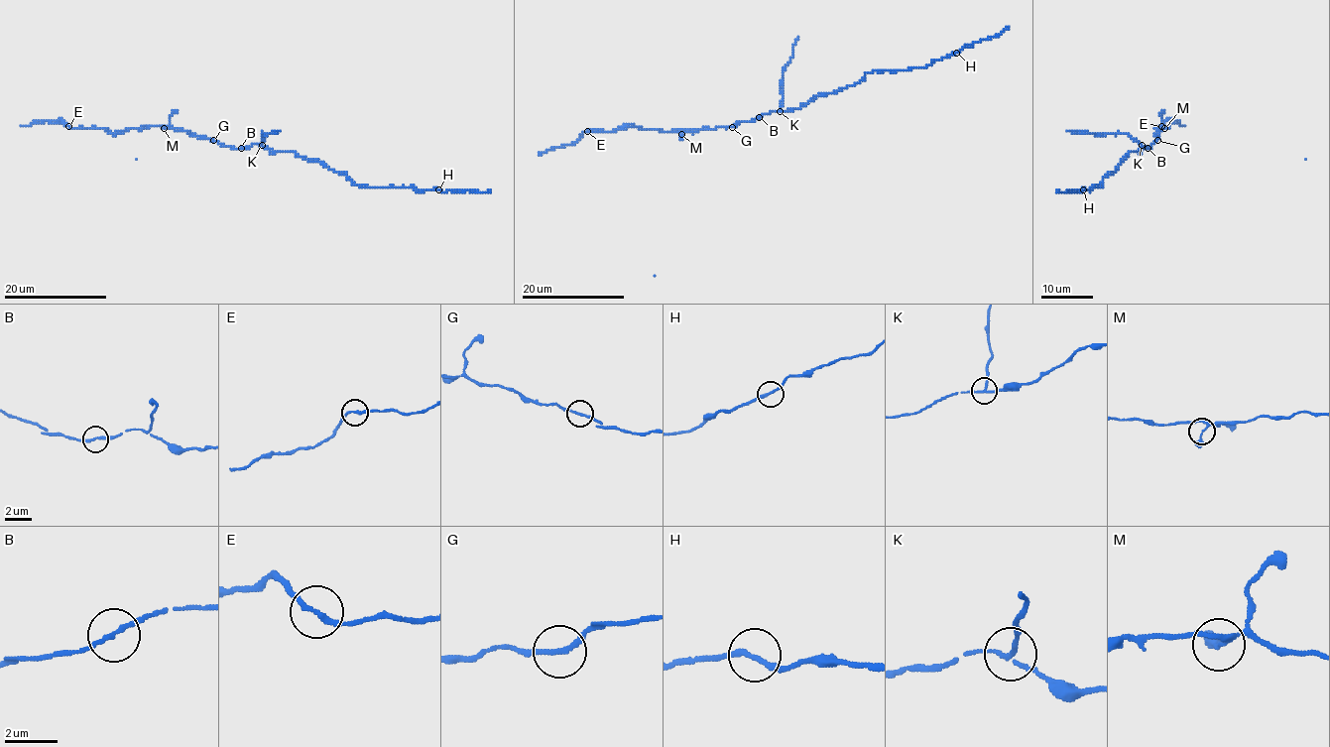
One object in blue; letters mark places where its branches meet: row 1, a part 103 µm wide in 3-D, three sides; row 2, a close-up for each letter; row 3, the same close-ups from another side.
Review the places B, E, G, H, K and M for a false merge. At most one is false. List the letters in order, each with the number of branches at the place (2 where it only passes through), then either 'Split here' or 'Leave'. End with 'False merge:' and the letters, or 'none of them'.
B: Branches: 2. Leave
E: Branches: 2. Leave
G: Branches: 2. Leave
H: Branches: 2. Leave
K: Branches: 3. Split here
M: Branches: 3. Leave
False merge: K

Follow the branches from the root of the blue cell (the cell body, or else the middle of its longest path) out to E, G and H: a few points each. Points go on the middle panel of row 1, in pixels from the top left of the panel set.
E: (779, 112), (766, 113), (732, 127), (660, 131), (629, 125), (611, 131), (587, 131)
G: (779, 112), (766, 113), (732, 127)
H: (779, 112), (797, 109), (818, 95), (840, 91), (859, 82), (872, 70), (923, 68), (956, 53)

